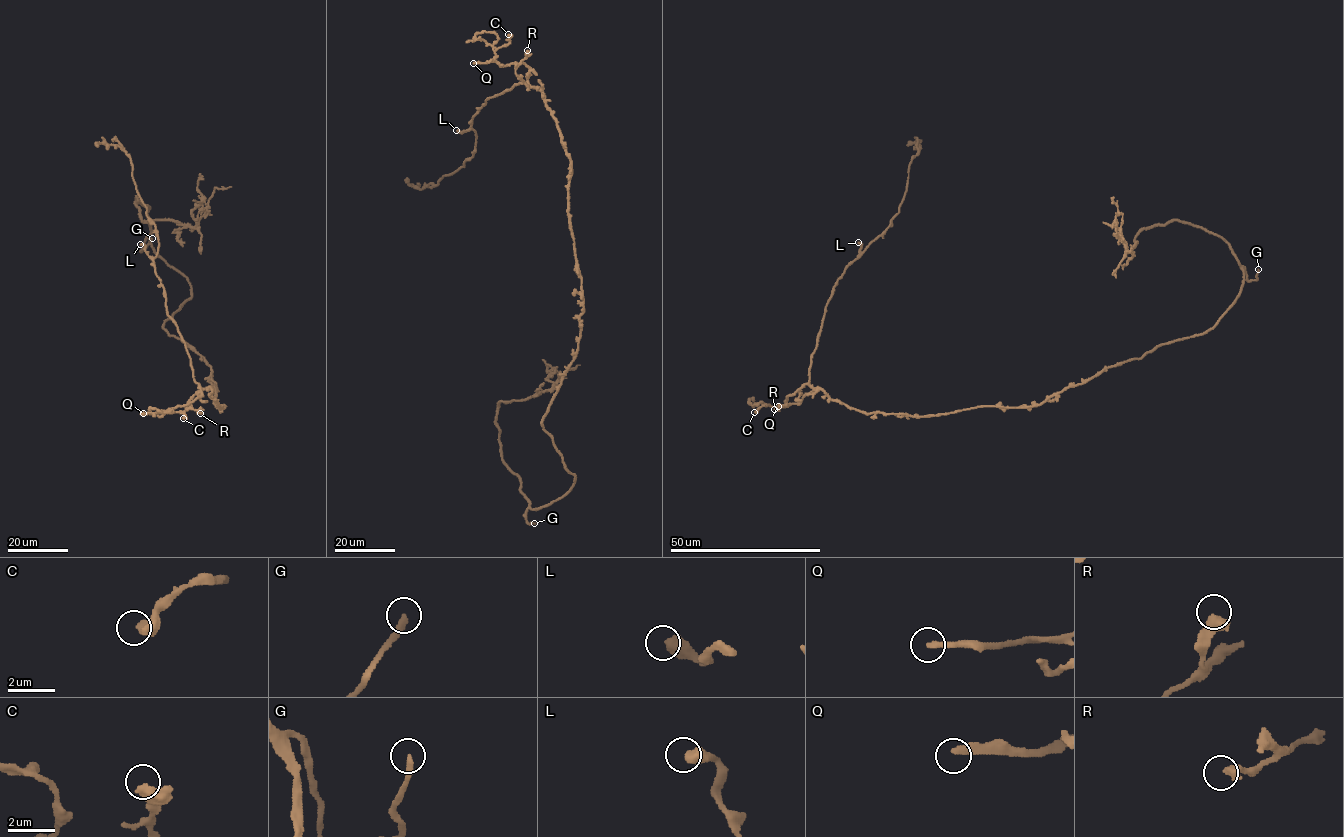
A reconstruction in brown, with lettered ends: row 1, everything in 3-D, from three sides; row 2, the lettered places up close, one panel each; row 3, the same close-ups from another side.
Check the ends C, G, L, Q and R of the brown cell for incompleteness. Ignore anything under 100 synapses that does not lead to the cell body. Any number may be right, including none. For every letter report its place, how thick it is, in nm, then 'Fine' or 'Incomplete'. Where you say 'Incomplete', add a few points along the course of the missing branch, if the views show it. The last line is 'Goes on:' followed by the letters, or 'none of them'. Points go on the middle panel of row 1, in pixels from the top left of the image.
C: Place: (508, 34). Thickness 480 nm. Fine
G: Place: (534, 523). Thickness 220 nm. Incomplete. Course of what is missing: (534, 523), (540, 506), (571, 492)
L: Place: (456, 130). Thickness 500 nm. Fine
Q: Place: (473, 63). Thickness 280 nm. Incomplete. Course of what is missing: (473, 63), (436, 64), (417, 73), (407, 85), (394, 83), (378, 117), (367, 115), (357, 106)
R: Place: (527, 50). Thickness 480 nm. Fine
Goes on: G, Q

